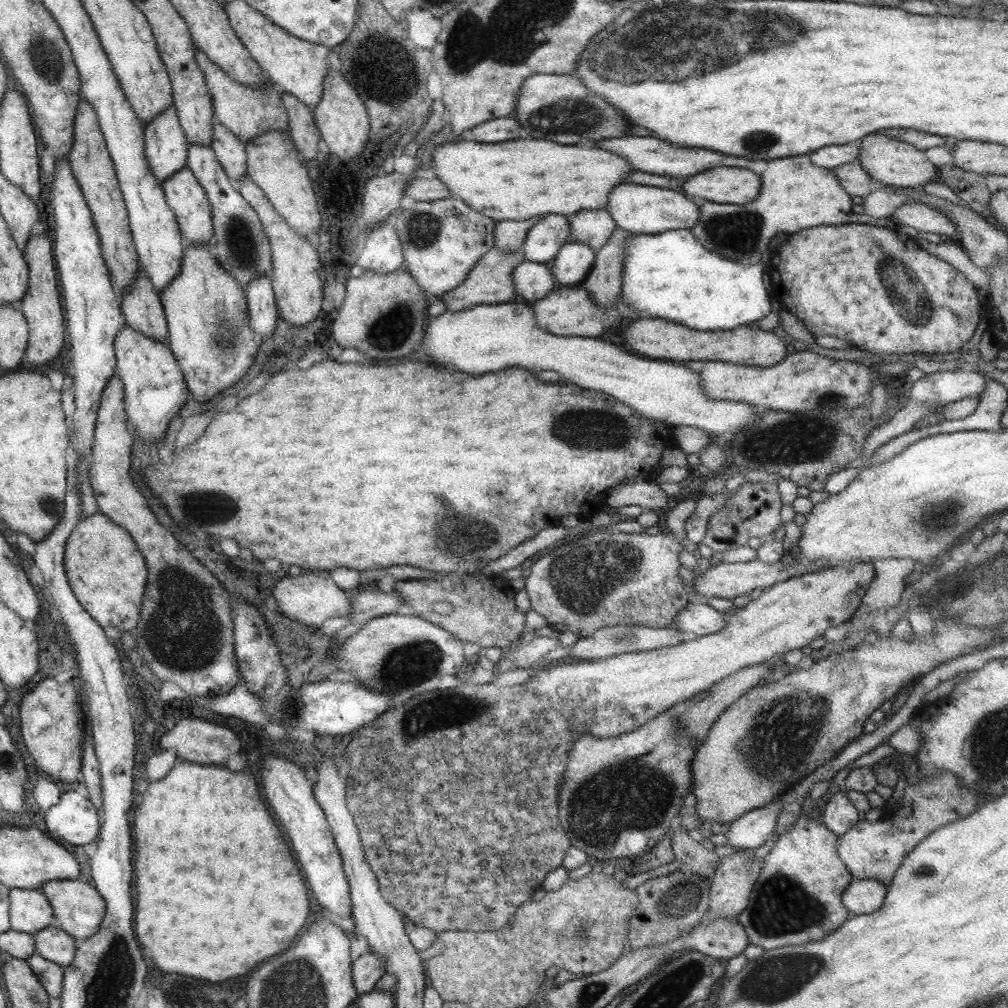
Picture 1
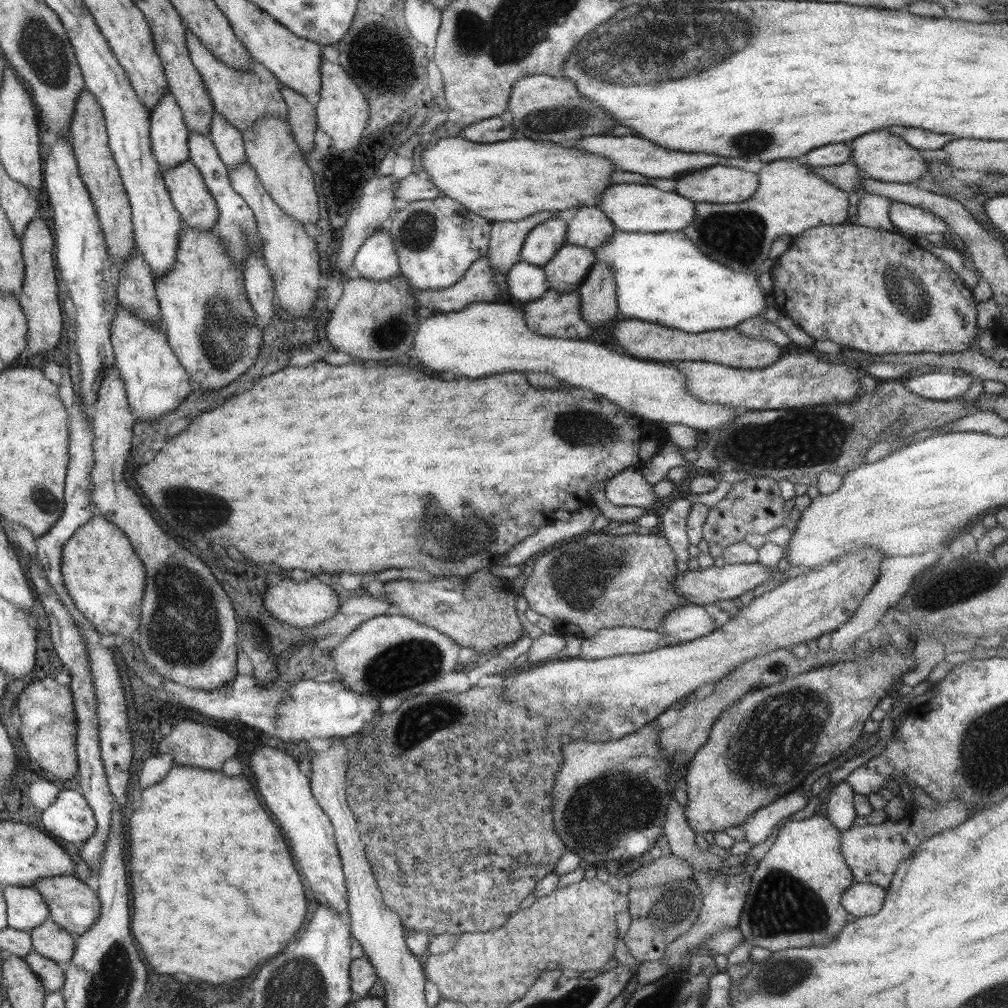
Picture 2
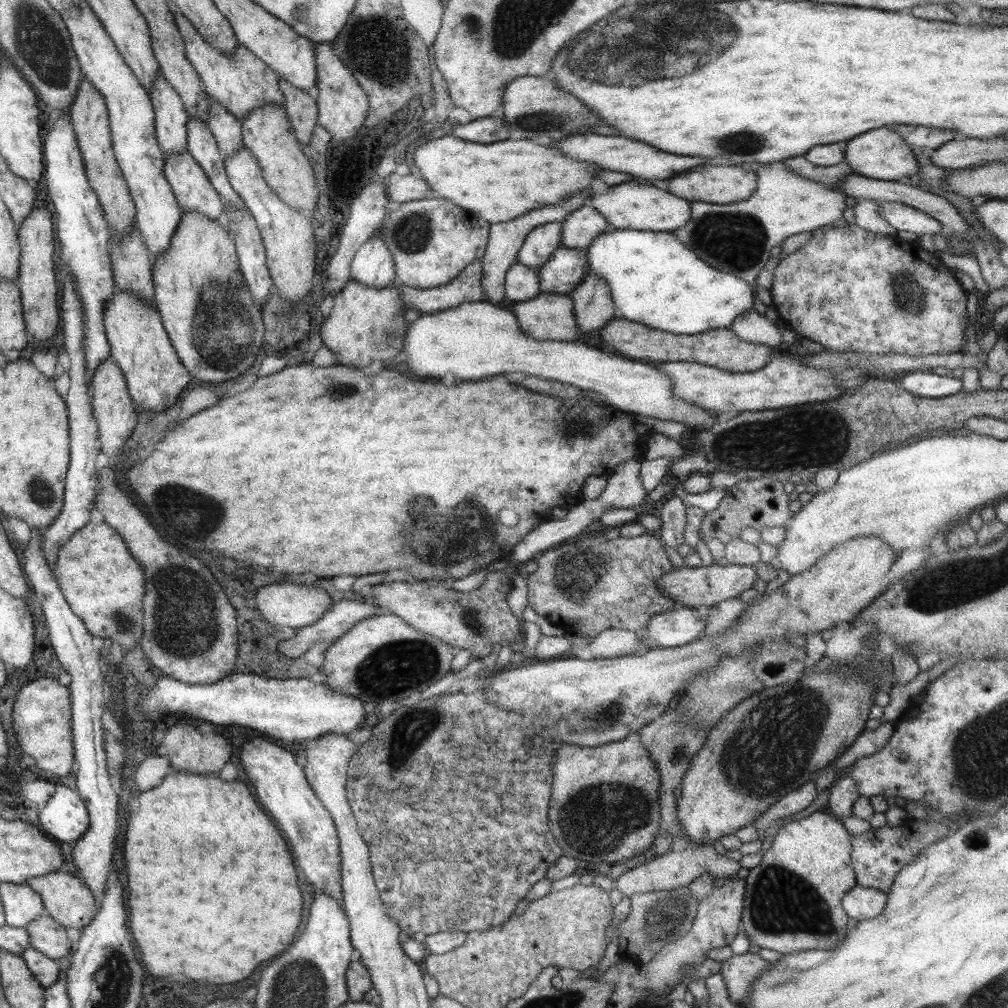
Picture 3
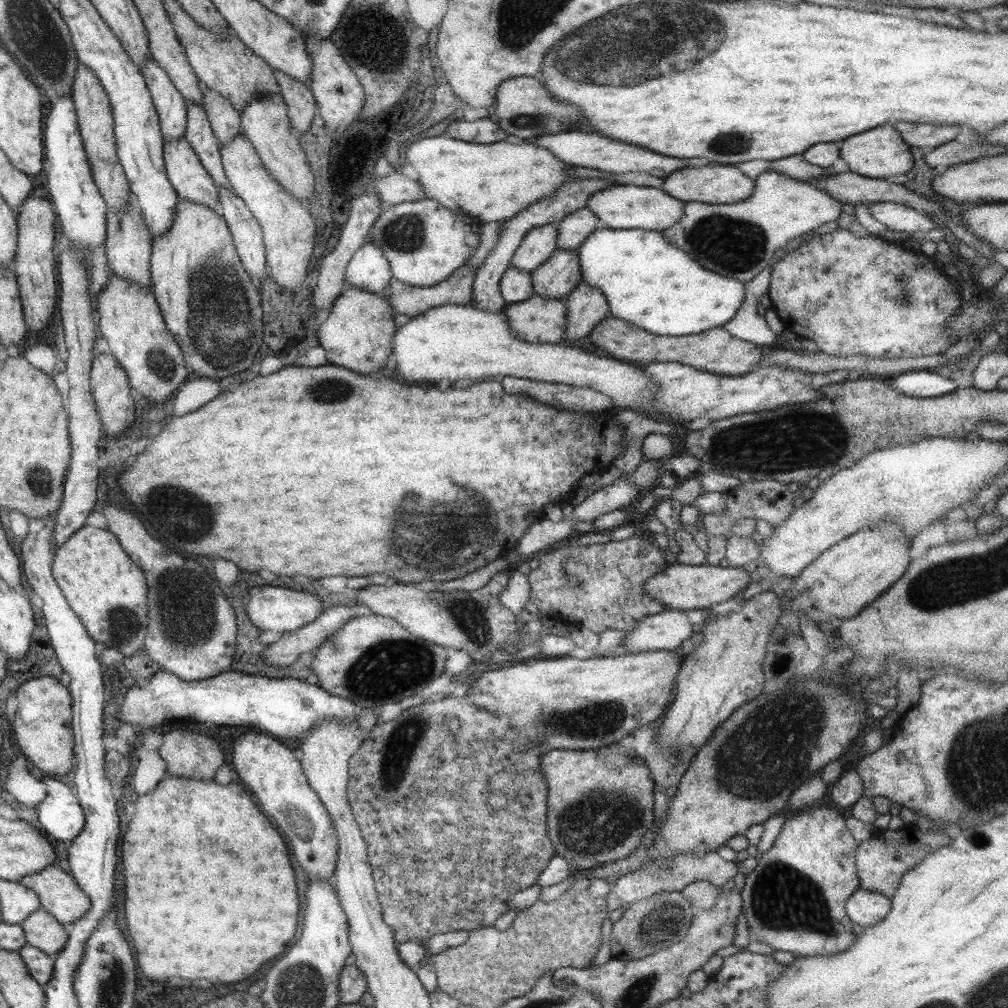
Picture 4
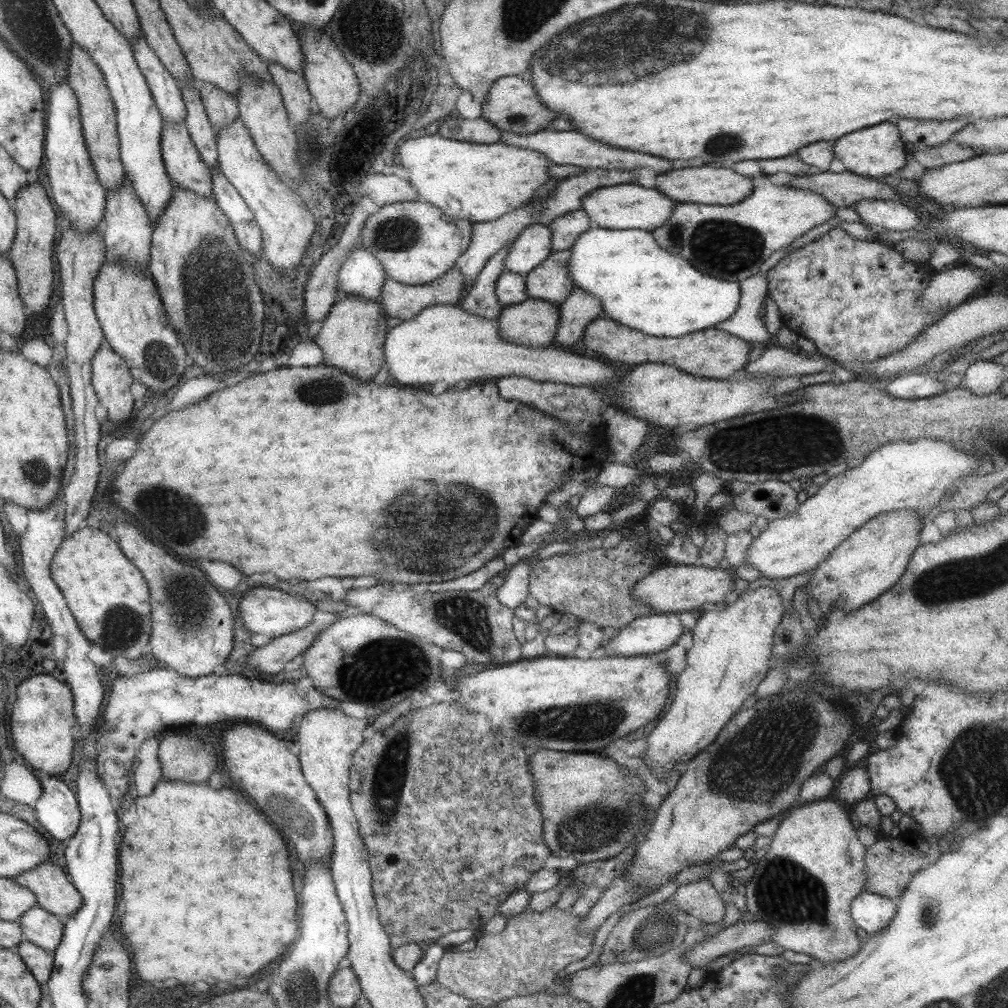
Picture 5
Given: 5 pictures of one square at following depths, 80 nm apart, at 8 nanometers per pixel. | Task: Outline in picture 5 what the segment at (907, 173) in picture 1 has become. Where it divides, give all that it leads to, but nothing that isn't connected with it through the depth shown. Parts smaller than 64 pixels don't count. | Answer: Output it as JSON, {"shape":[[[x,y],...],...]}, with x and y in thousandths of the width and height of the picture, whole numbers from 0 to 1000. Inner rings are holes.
{"shape":[[[872,121],[872,123],[838,133],[826,143],[825,151],[826,156],[835,161],[838,169],[866,178],[888,174],[900,163],[897,141],[894,139],[891,127],[883,121]]]}

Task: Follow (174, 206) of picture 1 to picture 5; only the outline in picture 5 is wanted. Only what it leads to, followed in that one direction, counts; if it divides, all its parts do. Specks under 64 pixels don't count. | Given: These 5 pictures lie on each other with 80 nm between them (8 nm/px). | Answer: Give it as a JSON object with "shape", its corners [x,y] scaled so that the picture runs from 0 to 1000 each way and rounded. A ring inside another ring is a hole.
{"shape":[[[161,120],[159,151],[170,181],[209,196],[209,172],[195,152],[183,122]]]}

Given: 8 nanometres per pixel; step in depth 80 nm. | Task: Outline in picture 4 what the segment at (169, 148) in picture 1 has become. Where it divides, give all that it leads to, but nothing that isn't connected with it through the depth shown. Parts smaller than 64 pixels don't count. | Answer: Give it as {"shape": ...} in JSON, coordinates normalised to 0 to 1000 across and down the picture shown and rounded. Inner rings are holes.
{"shape":[[[152,57],[143,60],[139,73],[145,81],[145,86],[157,113],[163,141],[178,137],[185,128],[185,99],[172,85],[166,73],[156,65]]]}

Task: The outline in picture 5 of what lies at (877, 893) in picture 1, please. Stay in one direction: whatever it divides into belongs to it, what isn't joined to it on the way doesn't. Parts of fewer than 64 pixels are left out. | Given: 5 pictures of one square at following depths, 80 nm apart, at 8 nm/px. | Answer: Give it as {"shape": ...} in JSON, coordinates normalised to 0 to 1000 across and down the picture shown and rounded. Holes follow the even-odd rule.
{"shape":[[[856,883],[844,894],[842,905],[850,921],[864,929],[880,919],[889,898],[881,891]]]}

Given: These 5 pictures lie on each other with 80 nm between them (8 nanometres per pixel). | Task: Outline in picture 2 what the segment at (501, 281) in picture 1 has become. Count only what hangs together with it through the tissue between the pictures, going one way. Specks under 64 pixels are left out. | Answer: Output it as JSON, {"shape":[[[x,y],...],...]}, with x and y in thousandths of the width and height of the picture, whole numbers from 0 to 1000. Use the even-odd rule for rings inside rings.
{"shape":[[[482,254],[471,257],[450,281],[438,287],[416,288],[410,285],[407,289],[414,298],[414,305],[436,311],[457,308],[468,300],[488,301],[493,292],[497,292]]]}

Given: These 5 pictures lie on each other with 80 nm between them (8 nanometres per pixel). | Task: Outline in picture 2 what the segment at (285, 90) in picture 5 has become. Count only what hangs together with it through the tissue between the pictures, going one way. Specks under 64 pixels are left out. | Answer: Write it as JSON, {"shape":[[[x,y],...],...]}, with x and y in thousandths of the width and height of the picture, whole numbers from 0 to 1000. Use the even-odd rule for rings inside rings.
{"shape":[[[278,84],[278,92],[284,103],[284,120],[288,125],[293,143],[301,153],[312,151],[311,134],[313,125],[313,107],[305,98],[286,85]]]}

